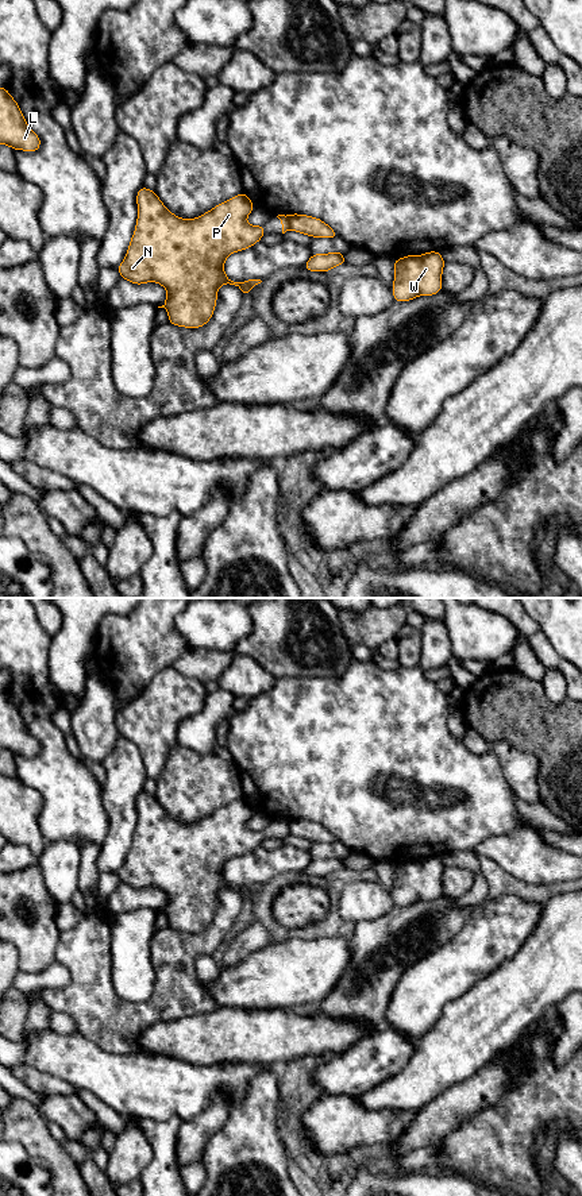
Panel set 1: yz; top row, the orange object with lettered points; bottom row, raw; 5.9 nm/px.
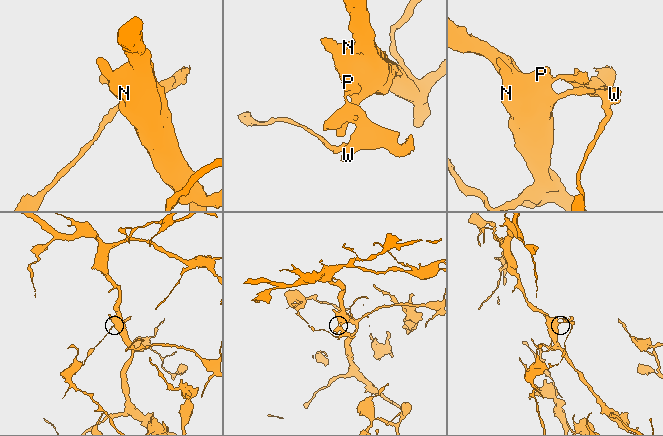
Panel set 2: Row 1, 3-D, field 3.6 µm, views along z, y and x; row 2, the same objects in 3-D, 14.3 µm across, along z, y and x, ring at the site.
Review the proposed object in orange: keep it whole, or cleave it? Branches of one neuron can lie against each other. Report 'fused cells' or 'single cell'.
fused cells

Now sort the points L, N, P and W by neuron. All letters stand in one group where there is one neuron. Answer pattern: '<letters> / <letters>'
L N P / W

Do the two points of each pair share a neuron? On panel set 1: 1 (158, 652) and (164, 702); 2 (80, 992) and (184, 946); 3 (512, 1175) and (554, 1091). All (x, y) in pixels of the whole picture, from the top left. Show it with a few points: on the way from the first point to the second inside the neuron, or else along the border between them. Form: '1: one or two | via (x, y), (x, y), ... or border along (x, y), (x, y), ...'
1: two | border along (172, 664), (162, 668), (141, 695)
2: one | via (112, 1011), (146, 1011), (174, 983), (174, 979)
3: one | via (512, 1154), (512, 1133), (534, 1111)

